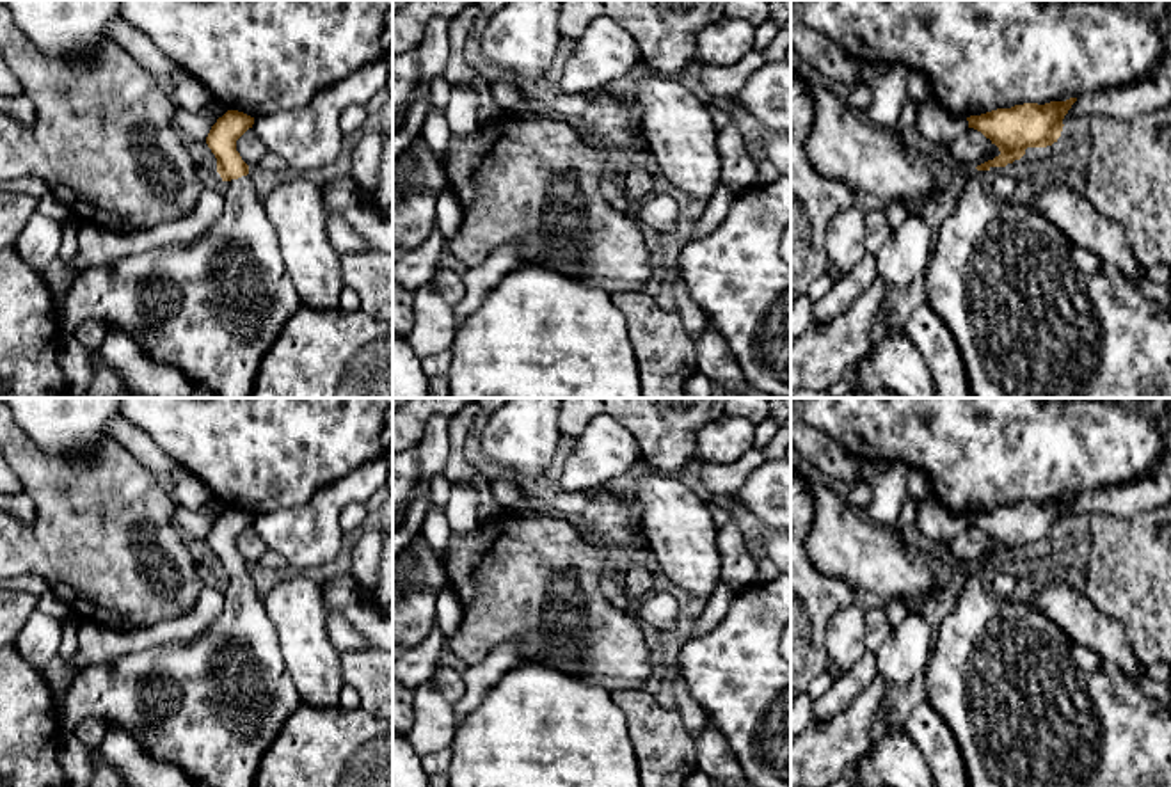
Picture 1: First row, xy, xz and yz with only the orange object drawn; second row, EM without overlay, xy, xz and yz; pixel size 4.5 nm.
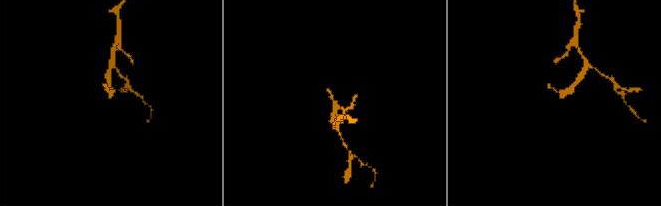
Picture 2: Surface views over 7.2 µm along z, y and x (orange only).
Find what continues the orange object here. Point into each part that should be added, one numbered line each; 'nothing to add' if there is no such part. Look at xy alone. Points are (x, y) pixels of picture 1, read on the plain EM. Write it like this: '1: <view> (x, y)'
1: xy (212, 706)

